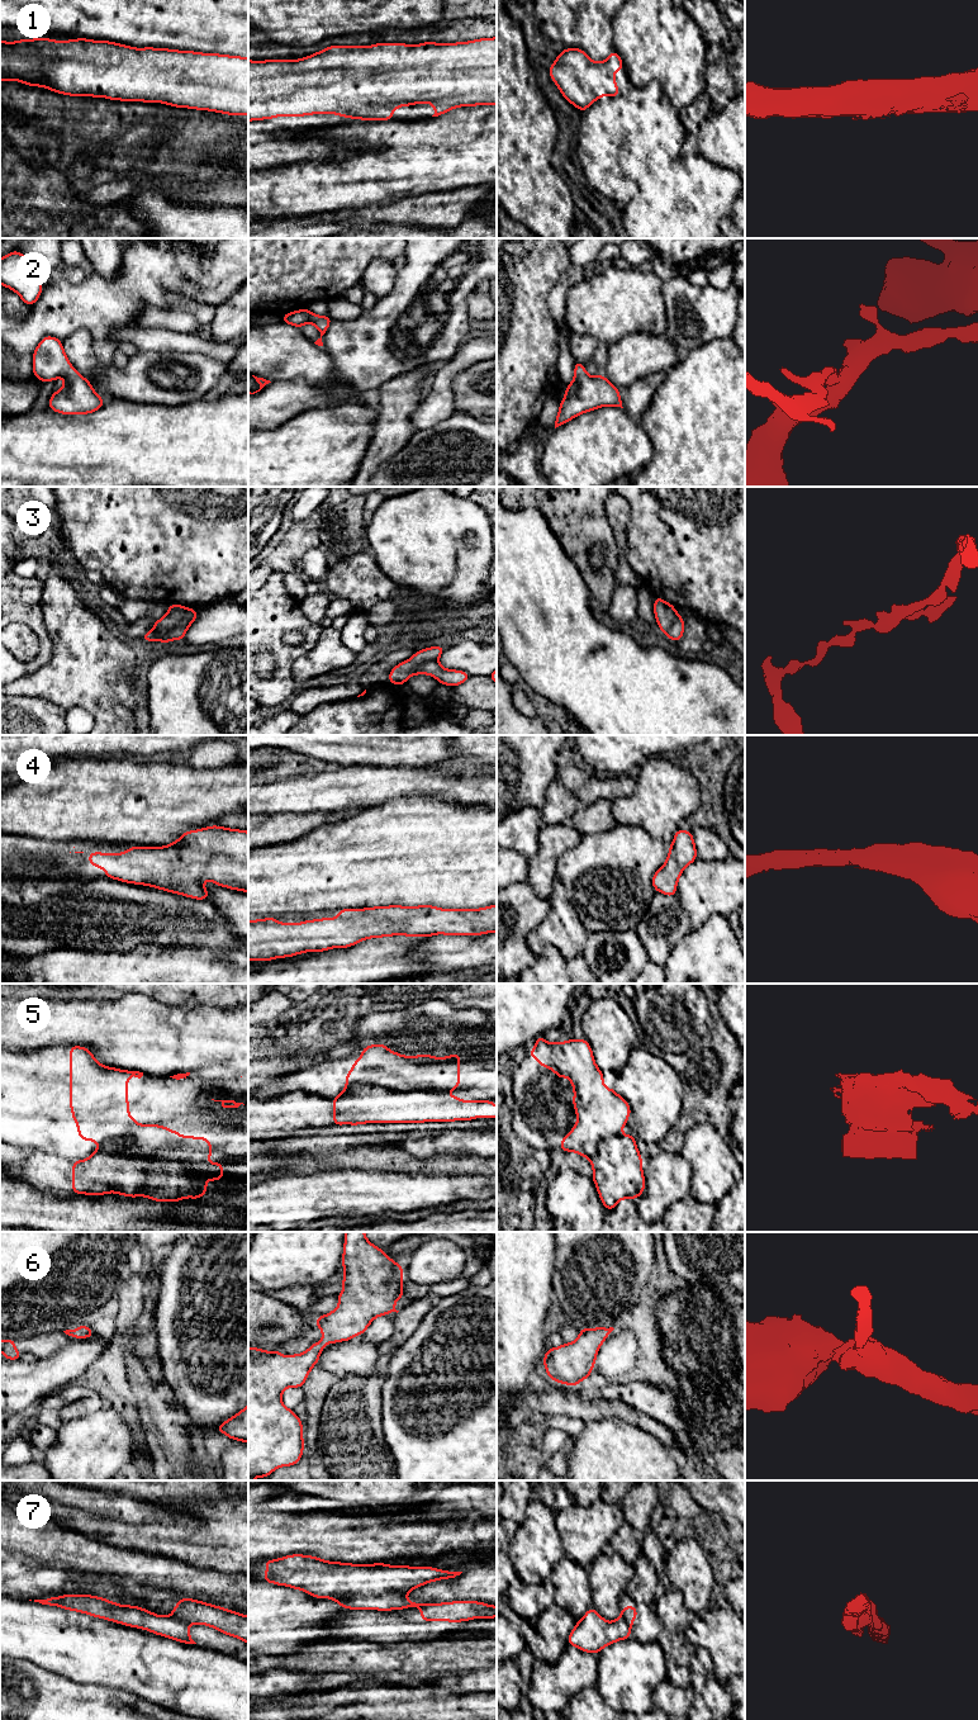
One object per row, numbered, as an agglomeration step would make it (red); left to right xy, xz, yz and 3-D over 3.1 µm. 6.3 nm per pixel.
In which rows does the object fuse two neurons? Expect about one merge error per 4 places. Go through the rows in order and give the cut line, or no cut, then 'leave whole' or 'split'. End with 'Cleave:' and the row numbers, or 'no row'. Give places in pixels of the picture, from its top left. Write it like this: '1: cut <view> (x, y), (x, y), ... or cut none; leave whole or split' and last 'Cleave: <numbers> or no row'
1: cut none; leave whole
2: cut none; leave whole
3: cut xy (190, 610), (175, 626), (167, 630), (153, 630); split
4: cut none; leave whole
5: cut xy (98, 1148), (128, 1141), (139, 1155), (204, 1162); split
6: cut none; leave whole
7: cut xy (171, 1615), (186, 1624); split
Cleave: 3, 5, 7

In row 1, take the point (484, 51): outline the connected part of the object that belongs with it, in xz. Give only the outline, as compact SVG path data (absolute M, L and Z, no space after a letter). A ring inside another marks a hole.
M497 37L457 43L376 43L372 46L329 46L299 60L248 60L248 122L276 117L337 114L362 120L391 120L399 106L433 104L435 114L455 108L497 105Z

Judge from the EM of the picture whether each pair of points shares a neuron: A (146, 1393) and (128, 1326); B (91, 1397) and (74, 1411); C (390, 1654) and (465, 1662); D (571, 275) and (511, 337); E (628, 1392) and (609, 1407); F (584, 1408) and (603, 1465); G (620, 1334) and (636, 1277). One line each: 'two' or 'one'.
A: one
B: one
C: one
D: two
E: two
F: two
G: two

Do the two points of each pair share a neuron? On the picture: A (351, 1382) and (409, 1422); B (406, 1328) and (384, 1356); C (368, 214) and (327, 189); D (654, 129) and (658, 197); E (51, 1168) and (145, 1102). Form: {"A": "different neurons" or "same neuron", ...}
{"A": "different neurons", "B": "same neuron", "C": "different neurons", "D": "different neurons", "E": "different neurons"}

